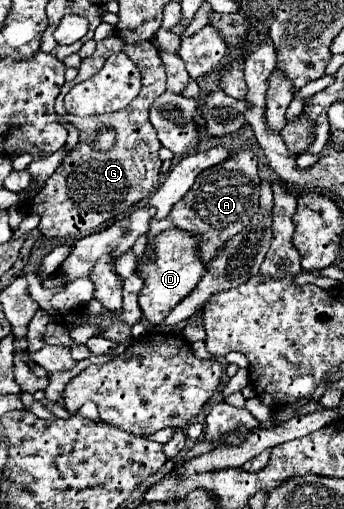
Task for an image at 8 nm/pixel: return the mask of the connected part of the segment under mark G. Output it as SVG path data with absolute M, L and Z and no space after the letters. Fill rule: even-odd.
M110 36L98 42L96 52L82 60L82 66L78 70L78 76L72 82L64 82L60 96L56 98L56 114L68 118L78 130L82 144L76 144L76 148L66 156L64 164L48 178L46 186L28 202L28 212L40 214L40 226L38 230L44 236L78 236L78 234L92 234L102 226L108 226L110 222L120 220L126 210L144 200L150 198L158 186L160 186L160 166L162 160L158 158L160 140L156 136L156 130L152 128L148 120L148 108L156 96L166 92L166 72L164 64L160 60L160 50L152 42L138 42L138 44L126 44L118 36ZM108 50L121 50L138 66L142 74L142 92L128 104L124 110L102 114L102 116L68 116L64 108L64 96L70 92L70 88L82 80L88 80L96 72L102 70L104 62L108 60ZM102 128L112 128L116 132L116 142L110 150L98 152L94 150L94 136Z

